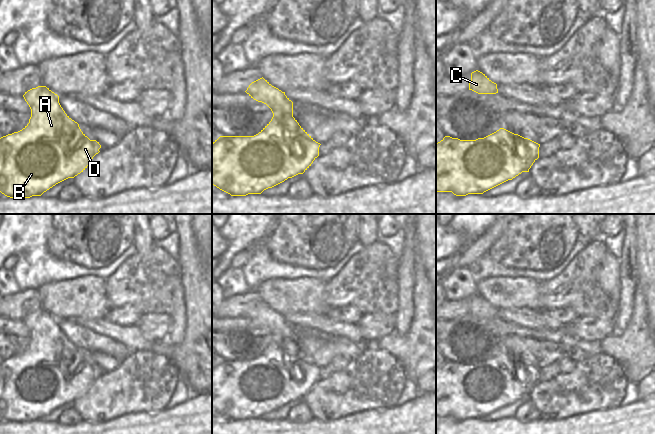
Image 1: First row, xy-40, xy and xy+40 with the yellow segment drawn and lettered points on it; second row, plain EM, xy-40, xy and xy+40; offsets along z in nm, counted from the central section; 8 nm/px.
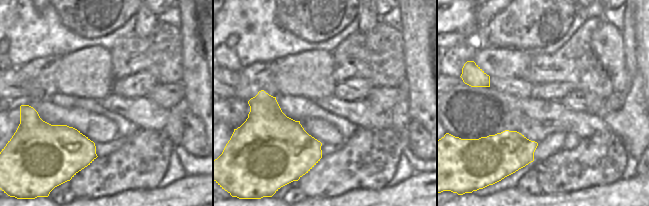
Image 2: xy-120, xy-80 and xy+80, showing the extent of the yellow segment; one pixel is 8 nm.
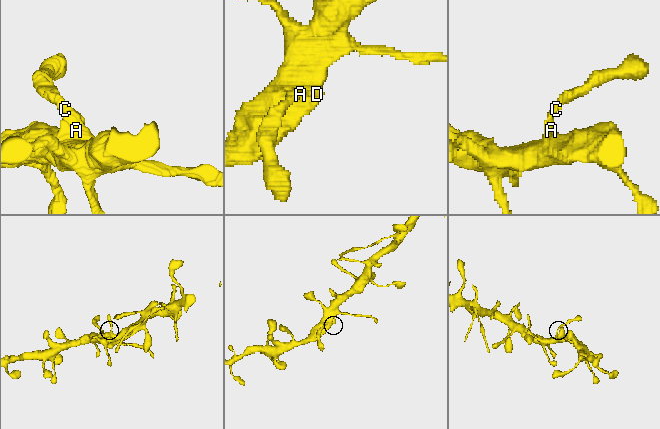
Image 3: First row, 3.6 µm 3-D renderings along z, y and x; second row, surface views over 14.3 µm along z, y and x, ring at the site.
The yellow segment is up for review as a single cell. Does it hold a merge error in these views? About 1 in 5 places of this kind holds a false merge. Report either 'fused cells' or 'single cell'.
single cell

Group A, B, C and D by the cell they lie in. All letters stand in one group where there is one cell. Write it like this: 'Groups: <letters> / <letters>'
Groups: A B C D.

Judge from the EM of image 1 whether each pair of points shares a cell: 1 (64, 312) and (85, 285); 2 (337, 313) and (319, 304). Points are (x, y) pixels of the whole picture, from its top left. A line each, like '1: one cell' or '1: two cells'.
1: one cell
2: two cells

